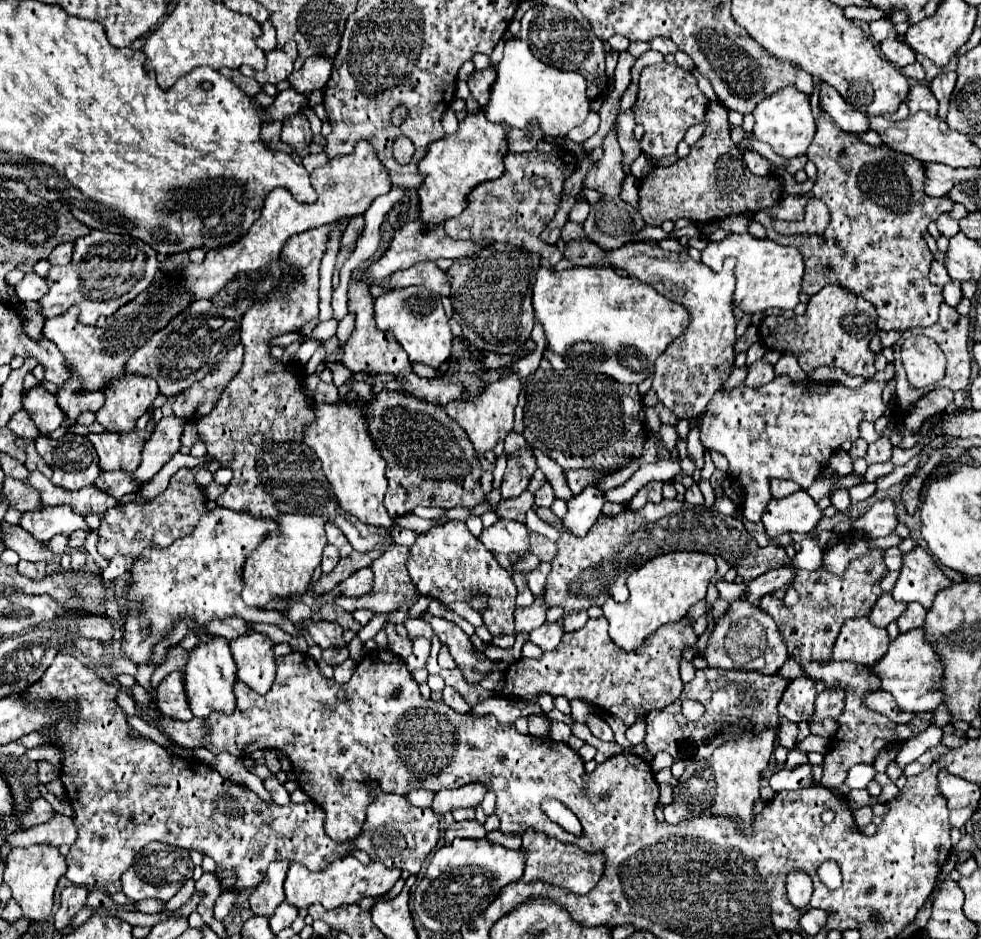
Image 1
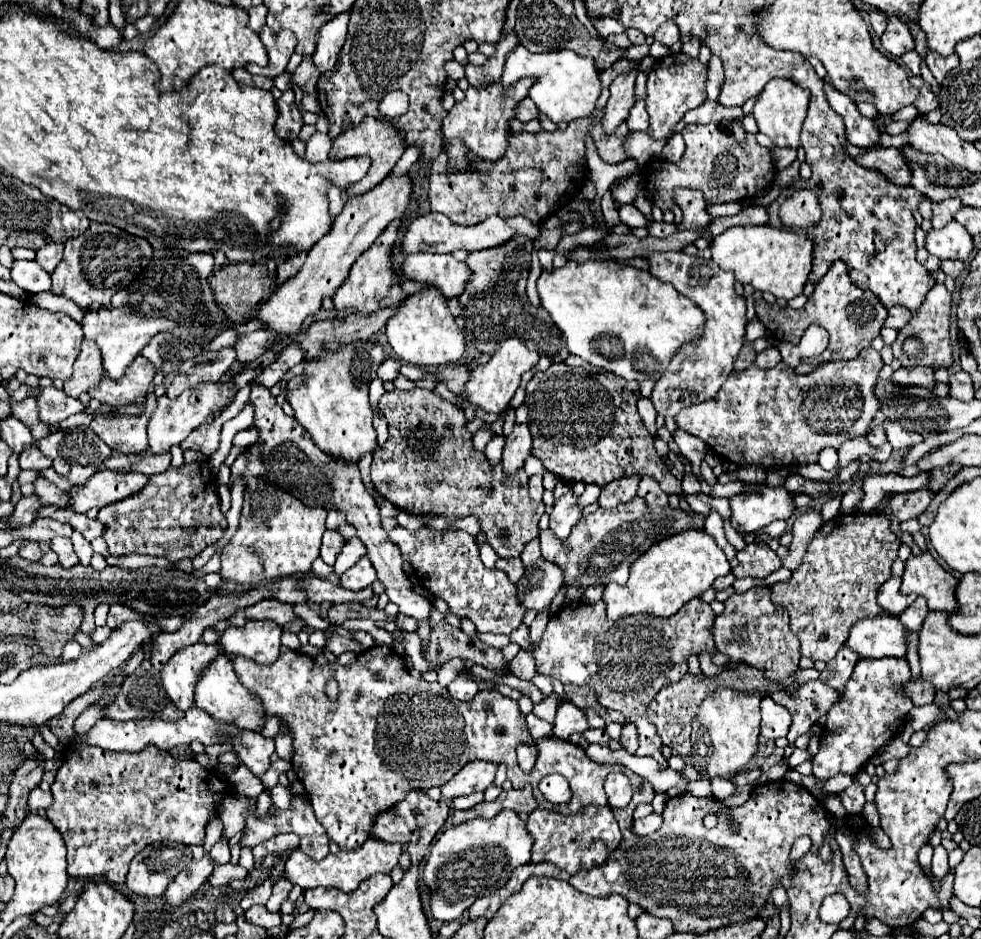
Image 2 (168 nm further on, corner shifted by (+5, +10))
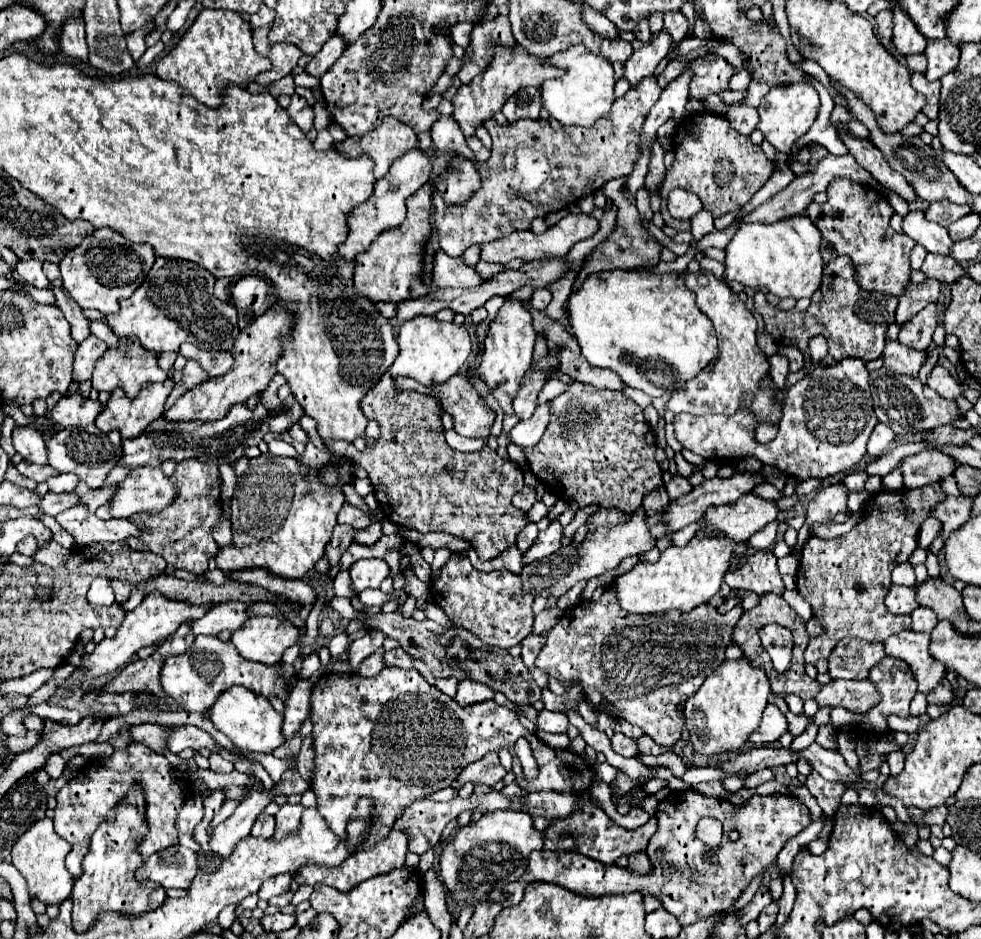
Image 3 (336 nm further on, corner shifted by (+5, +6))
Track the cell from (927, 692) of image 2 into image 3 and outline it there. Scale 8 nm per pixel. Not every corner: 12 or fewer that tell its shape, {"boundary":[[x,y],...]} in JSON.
{"boundary":[[946,686],[928,692],[928,704],[948,704],[954,694]]}

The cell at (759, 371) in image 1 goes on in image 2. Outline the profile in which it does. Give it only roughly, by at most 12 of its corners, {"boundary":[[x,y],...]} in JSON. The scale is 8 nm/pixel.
{"boundary":[[776,348],[758,354],[758,368],[774,368],[782,360]]}

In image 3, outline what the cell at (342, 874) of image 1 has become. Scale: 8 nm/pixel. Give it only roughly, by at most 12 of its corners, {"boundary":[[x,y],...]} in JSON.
{"boundary":[[392,830],[340,866],[302,866],[298,884],[348,892],[404,866],[408,838]]}

